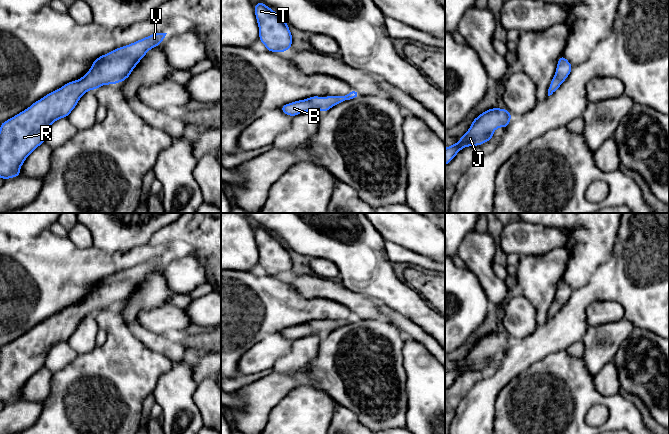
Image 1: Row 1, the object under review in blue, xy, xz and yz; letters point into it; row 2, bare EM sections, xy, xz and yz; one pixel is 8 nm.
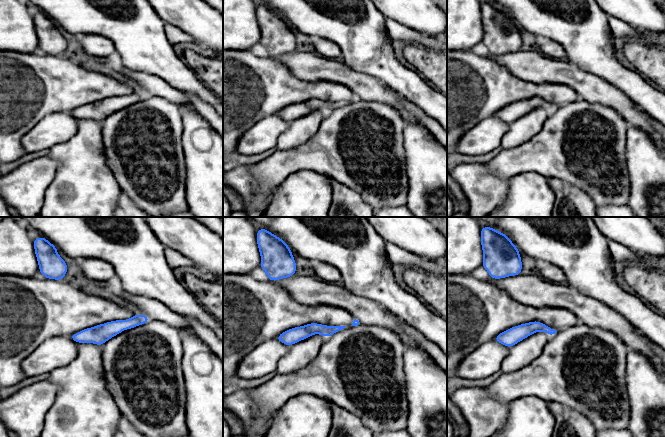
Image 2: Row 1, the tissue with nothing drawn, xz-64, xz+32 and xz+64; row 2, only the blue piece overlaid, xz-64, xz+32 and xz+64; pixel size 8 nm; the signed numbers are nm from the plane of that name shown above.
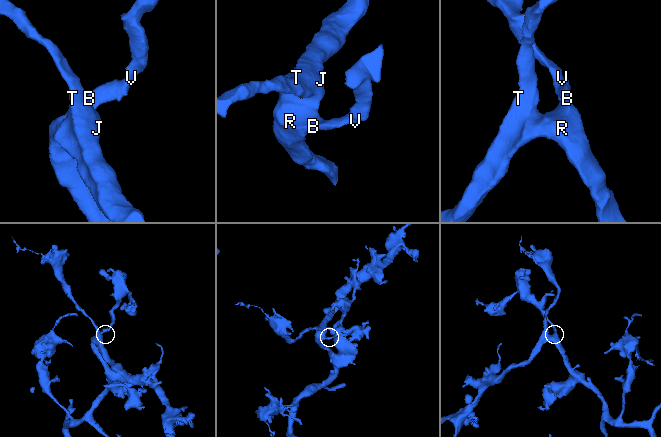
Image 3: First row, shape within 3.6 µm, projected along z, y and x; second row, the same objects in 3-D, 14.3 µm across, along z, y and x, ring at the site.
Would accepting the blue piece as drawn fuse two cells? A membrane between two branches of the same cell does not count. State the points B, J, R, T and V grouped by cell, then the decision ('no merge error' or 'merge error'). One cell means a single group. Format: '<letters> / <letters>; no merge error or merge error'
B J R T V; no merge error

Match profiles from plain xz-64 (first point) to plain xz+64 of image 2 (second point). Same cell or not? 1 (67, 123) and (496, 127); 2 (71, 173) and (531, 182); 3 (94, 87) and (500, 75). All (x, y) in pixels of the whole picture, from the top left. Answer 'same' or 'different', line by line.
1: same
2: same
3: same

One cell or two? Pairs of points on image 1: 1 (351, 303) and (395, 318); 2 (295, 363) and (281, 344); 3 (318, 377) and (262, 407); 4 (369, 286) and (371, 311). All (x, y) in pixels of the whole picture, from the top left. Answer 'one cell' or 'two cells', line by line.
1: two cells
2: two cells
3: one cell
4: two cells

